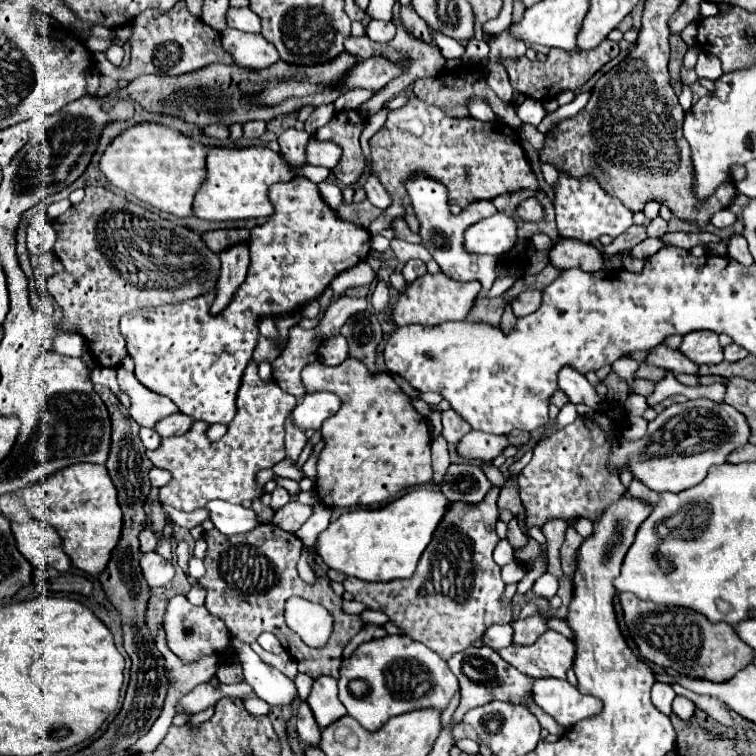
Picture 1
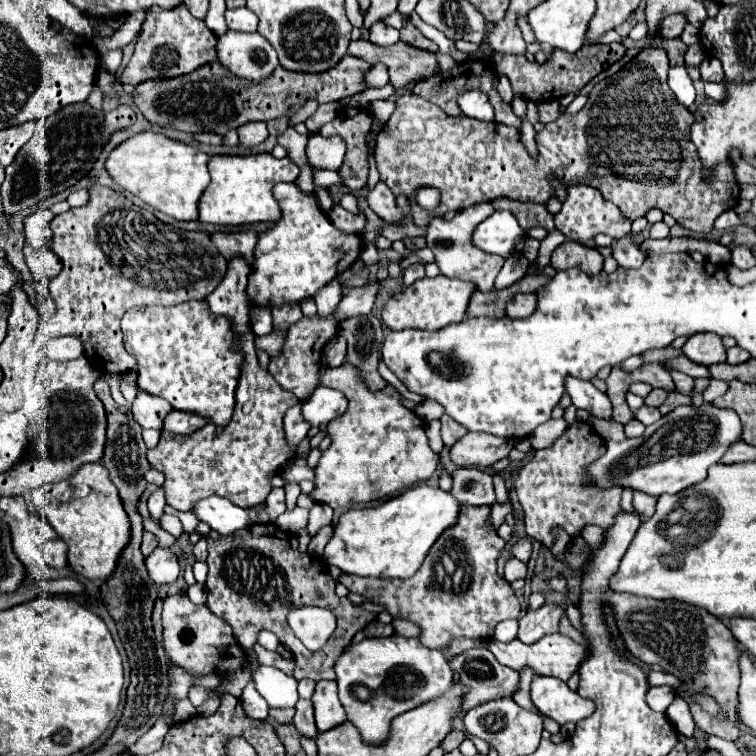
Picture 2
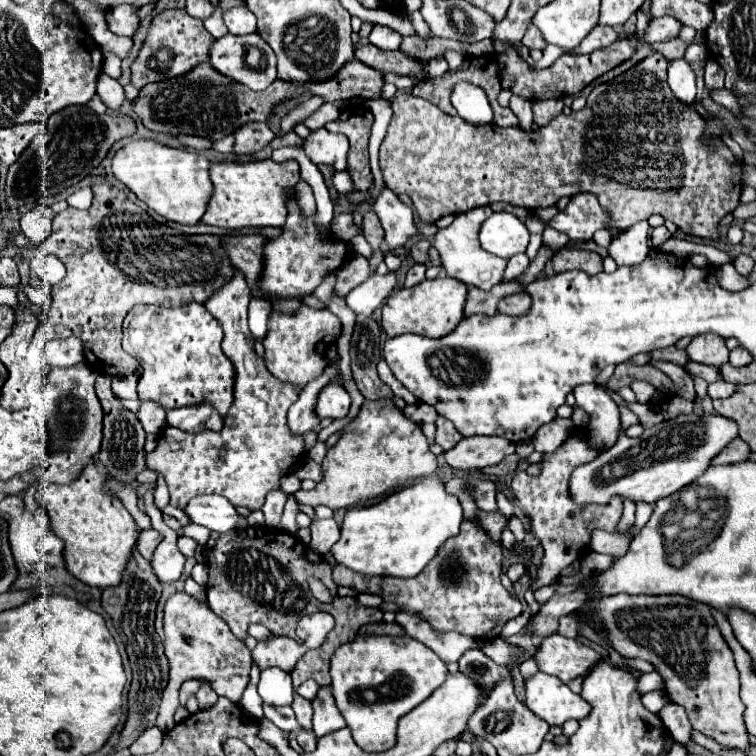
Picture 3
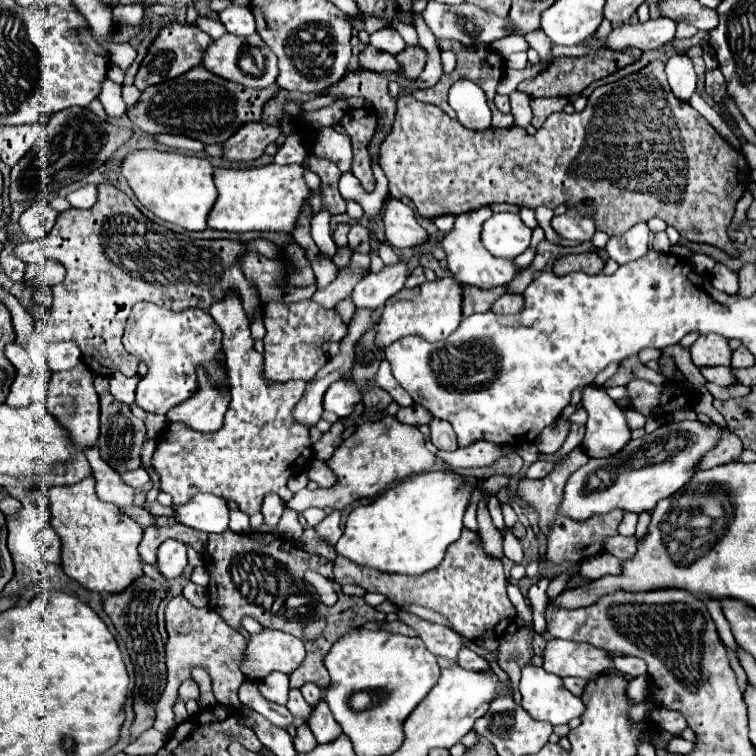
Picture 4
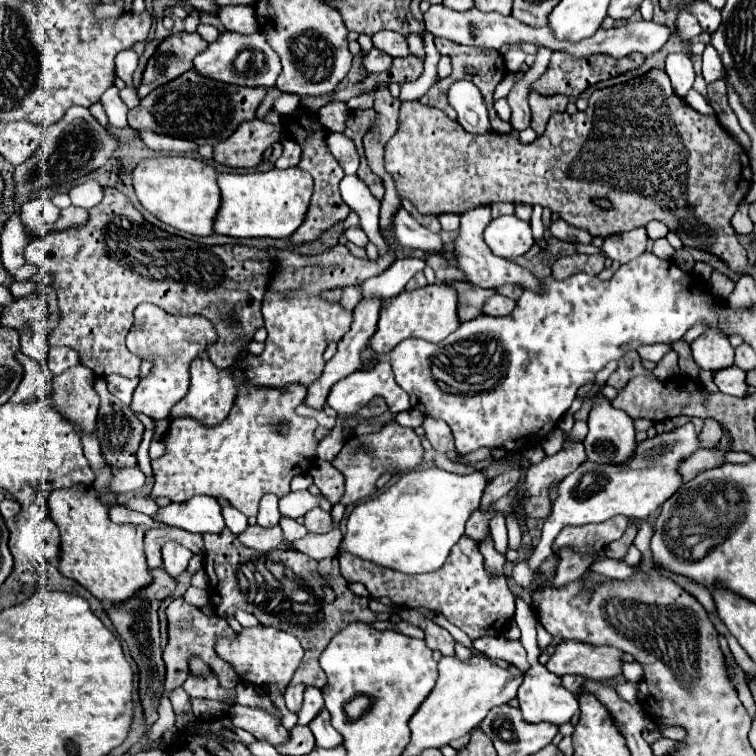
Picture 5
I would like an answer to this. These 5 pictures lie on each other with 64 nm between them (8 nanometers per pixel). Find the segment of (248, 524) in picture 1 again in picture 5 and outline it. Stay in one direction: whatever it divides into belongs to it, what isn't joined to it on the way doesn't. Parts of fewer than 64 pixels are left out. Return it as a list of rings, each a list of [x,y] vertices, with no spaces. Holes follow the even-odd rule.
[[[194,496],[182,504],[170,502],[168,506],[160,508],[152,518],[164,526],[182,528],[192,534],[204,532],[220,532],[224,528],[222,506],[216,498],[210,496]]]

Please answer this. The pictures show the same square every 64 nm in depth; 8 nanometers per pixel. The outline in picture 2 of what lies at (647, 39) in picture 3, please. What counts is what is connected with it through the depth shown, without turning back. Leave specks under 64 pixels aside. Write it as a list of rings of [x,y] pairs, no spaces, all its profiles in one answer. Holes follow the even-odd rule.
[[[674,14],[674,16],[666,16],[662,22],[660,22],[660,28],[658,28],[658,36],[660,38],[678,38],[682,34],[686,26],[686,18],[682,14]]]

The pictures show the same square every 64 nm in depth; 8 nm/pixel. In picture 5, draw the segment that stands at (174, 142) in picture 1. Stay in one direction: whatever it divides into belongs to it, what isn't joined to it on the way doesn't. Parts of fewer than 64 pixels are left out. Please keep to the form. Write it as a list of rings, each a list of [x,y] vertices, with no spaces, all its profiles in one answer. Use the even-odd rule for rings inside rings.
[[[162,156],[140,162],[132,180],[140,204],[158,220],[194,236],[214,234],[214,220],[220,210],[220,188],[214,166],[186,156]]]

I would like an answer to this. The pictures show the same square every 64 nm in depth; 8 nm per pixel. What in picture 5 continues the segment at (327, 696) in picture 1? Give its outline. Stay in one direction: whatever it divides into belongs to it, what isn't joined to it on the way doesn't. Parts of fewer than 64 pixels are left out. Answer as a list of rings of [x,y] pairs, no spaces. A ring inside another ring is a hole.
[[[322,710],[308,726],[310,726],[310,730],[316,738],[318,748],[336,748],[336,746],[342,744],[342,736],[330,724],[328,710]]]

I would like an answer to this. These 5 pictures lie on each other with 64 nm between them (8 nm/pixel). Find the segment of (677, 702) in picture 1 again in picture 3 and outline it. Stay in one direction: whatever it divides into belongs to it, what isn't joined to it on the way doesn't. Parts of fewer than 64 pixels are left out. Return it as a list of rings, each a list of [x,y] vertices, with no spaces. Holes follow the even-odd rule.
[[[666,704],[660,710],[660,720],[662,720],[664,728],[670,732],[670,736],[674,738],[674,742],[684,744],[690,740],[692,726],[688,724],[688,716],[686,716],[684,708],[680,708],[676,704]]]

